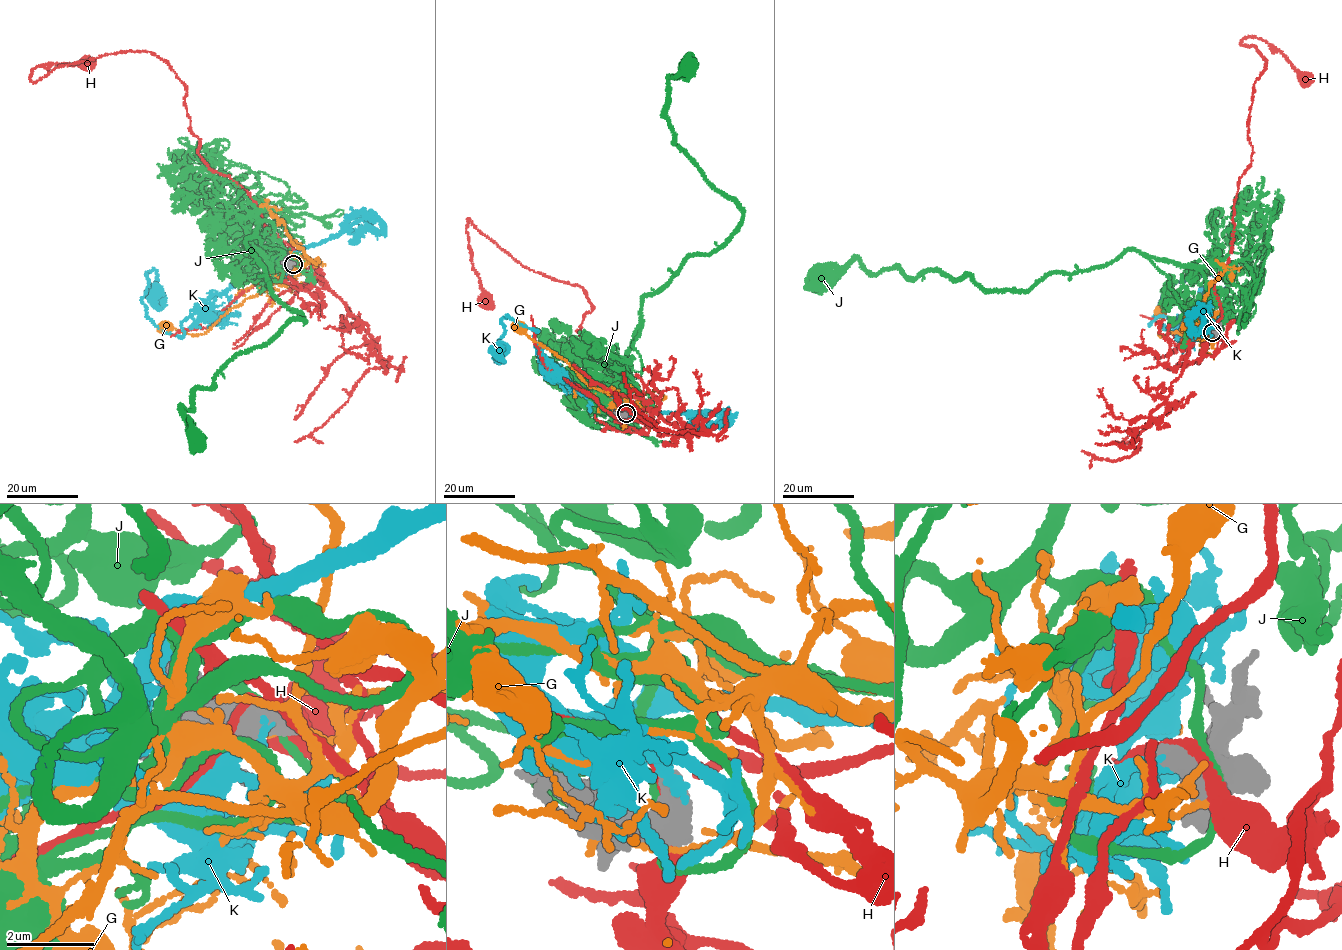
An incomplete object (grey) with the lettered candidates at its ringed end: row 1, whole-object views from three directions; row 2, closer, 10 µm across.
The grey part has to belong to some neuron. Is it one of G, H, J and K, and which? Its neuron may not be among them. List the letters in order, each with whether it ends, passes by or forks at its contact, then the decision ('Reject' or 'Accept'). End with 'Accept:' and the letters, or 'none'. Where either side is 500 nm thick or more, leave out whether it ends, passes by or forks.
G: It ends there. Reject
H: Reject
J: Reject
K: Accept
Accept: K

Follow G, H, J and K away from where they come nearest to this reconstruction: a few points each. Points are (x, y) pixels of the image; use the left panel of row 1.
G: (292, 264), (300, 265), (295, 271), (285, 270), (260, 293), (232, 307), (205, 333), (191, 334), (164, 328)
H: (293, 262), (323, 273), (308, 276), (202, 159), (166, 62), (130, 50), (29, 77), (86, 63)
J: (294, 263), (274, 264), (266, 221), (245, 241), (304, 321), (195, 391), (191, 410), (180, 407), (198, 441)
K: (293, 264), (212, 295), (181, 323), (181, 336), (147, 313), (141, 300), (154, 270), (153, 290)

